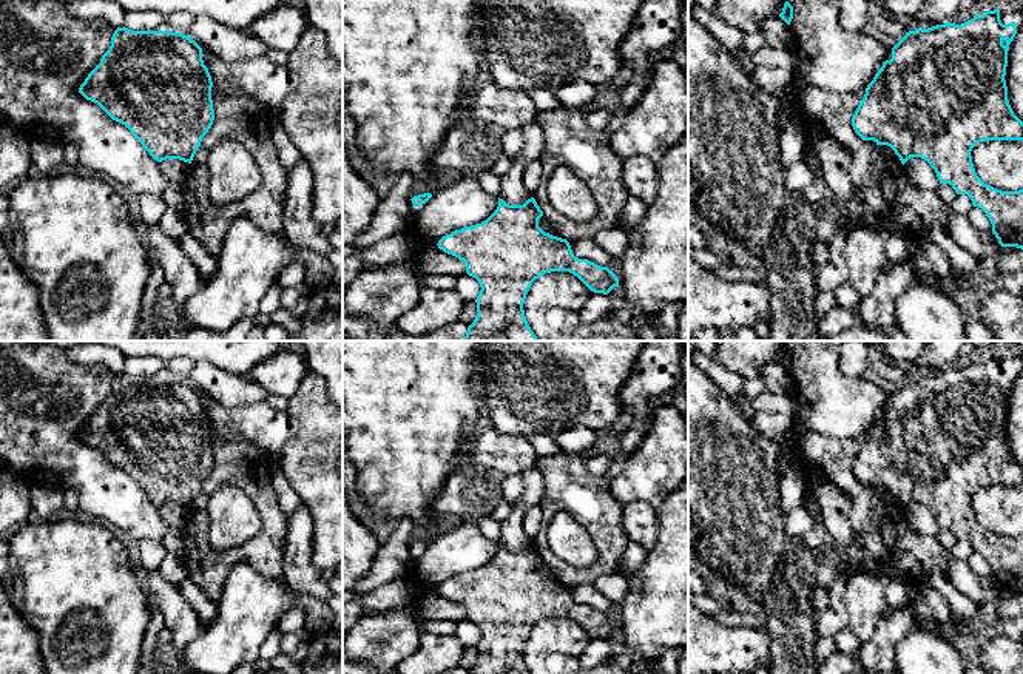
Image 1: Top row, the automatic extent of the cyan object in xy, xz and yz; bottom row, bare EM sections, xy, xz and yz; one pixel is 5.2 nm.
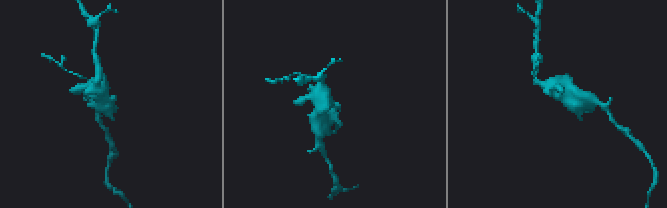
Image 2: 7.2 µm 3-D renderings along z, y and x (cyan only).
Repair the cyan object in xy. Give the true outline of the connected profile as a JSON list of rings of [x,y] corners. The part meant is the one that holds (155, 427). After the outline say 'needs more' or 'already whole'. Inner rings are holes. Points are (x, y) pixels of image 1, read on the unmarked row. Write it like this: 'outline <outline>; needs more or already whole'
outline [[[123,372],[114,376],[110,395],[79,438],[125,470],[154,506],[179,504],[191,509],[214,466],[211,432],[202,393],[188,381],[167,375],[131,376]]]; already whole

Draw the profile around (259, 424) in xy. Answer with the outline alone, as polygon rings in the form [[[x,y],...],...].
[[[211,398],[208,418],[216,433],[236,433],[244,443],[259,446],[272,458],[299,429],[287,410],[276,410],[265,401],[227,409]]]

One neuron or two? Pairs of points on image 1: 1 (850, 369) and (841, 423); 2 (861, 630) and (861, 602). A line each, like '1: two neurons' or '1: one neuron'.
1: two neurons
2: one neuron

